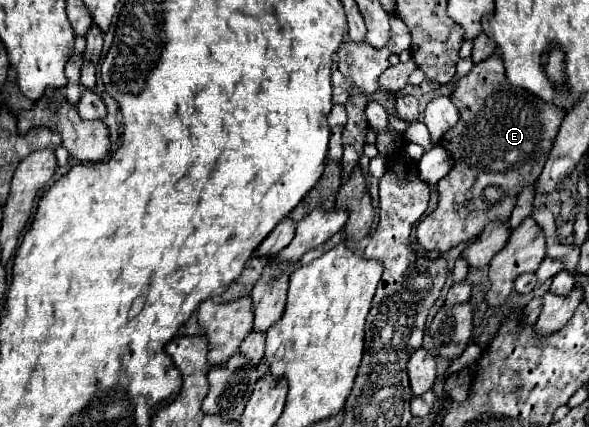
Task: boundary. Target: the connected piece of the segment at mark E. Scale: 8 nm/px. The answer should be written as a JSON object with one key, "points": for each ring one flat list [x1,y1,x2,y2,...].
{"points":[[494,53,488,59,476,63,472,71,458,81,454,93,450,95,452,103,460,109,460,121,444,135,440,143,454,157,454,167,438,183,438,207,416,227,416,239,426,251,436,249,446,253,460,243,476,239,486,223,494,219,506,221,516,205,516,197,524,187,538,179,550,155,552,143,558,135,558,127,566,111,560,111,560,107,556,107,554,103,544,103,544,99,536,99,536,95,524,91,522,87,512,87,506,81,504,73,506,71,502,65,502,57]]}

